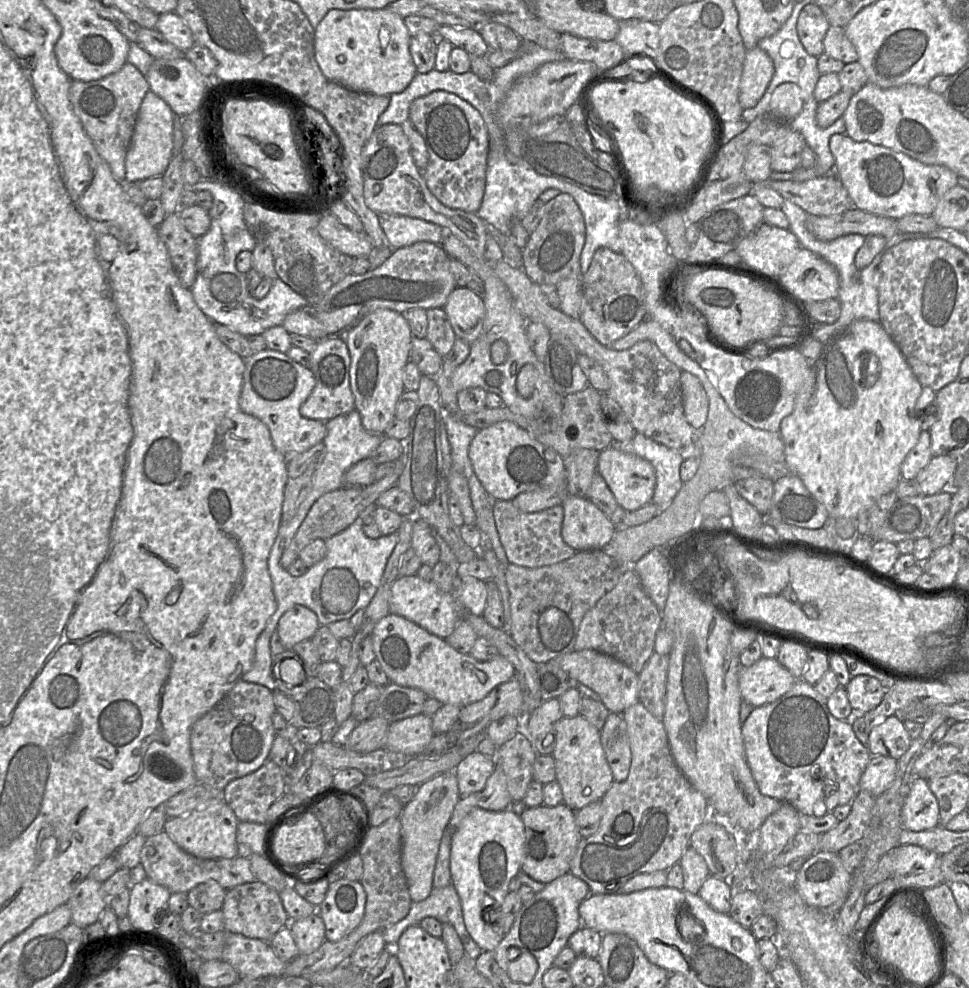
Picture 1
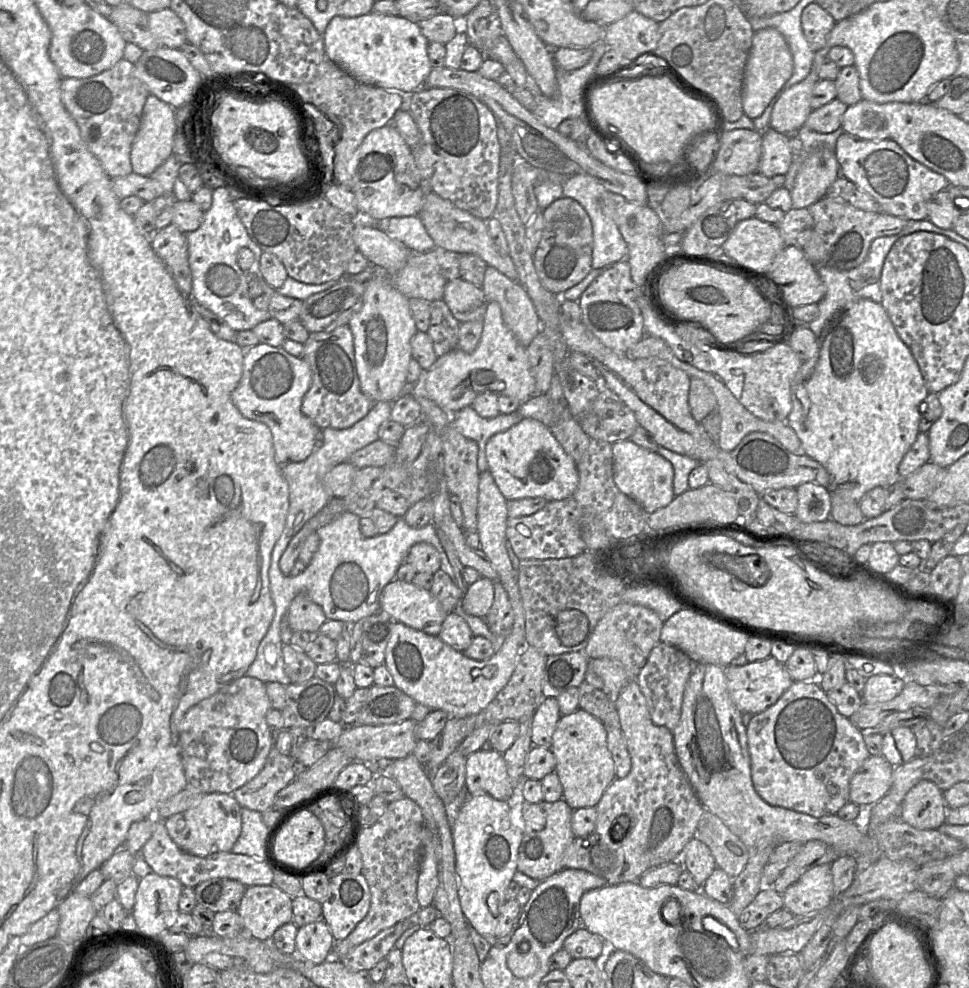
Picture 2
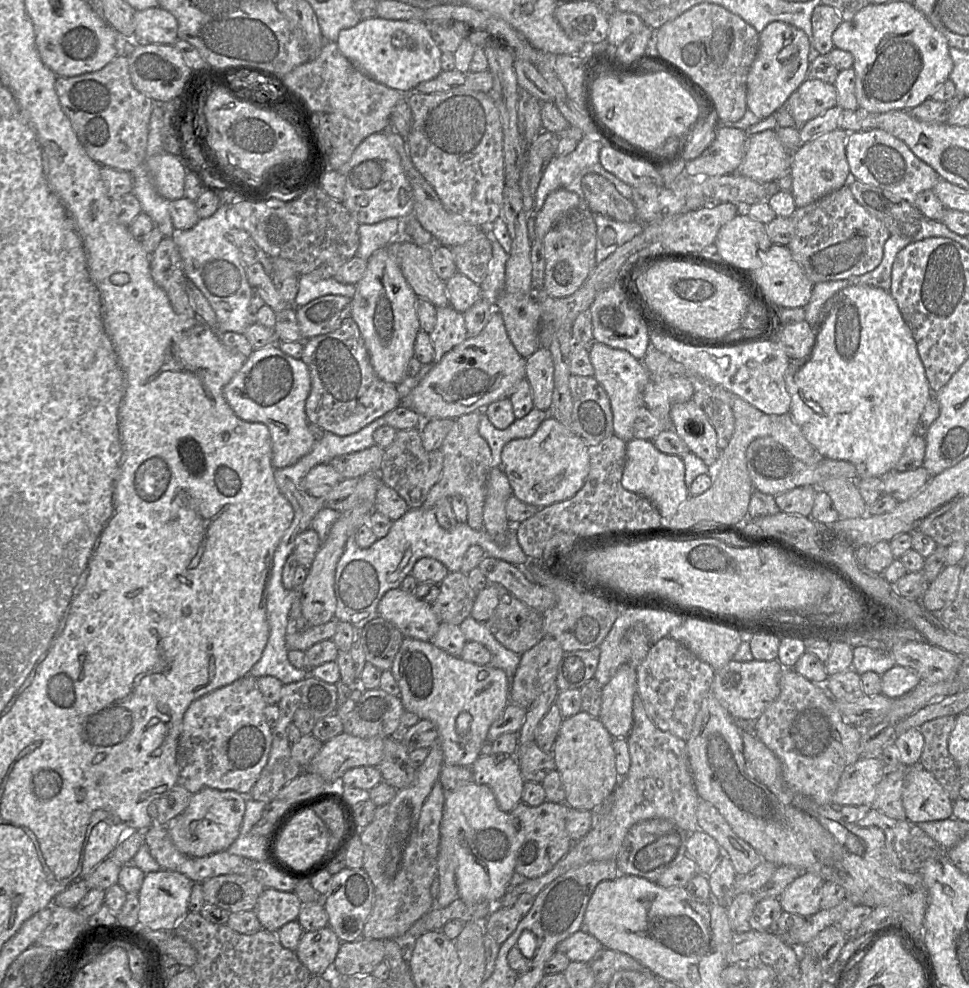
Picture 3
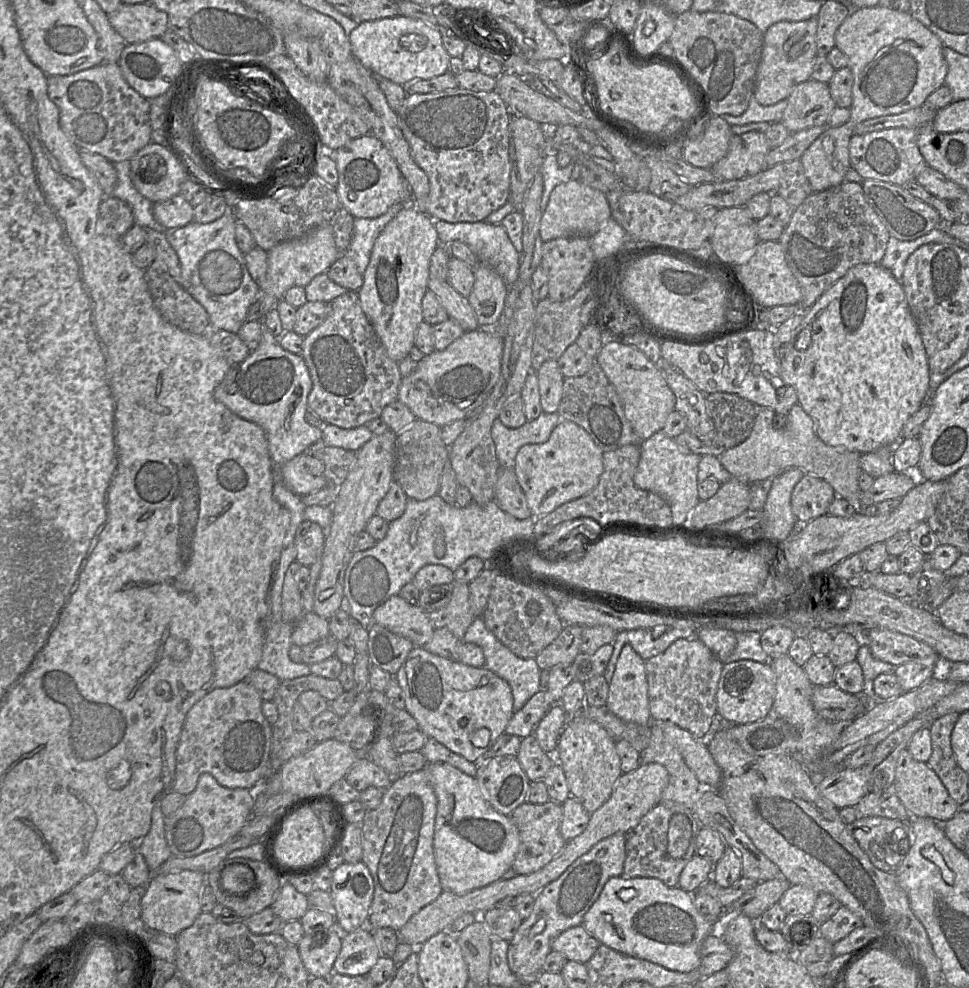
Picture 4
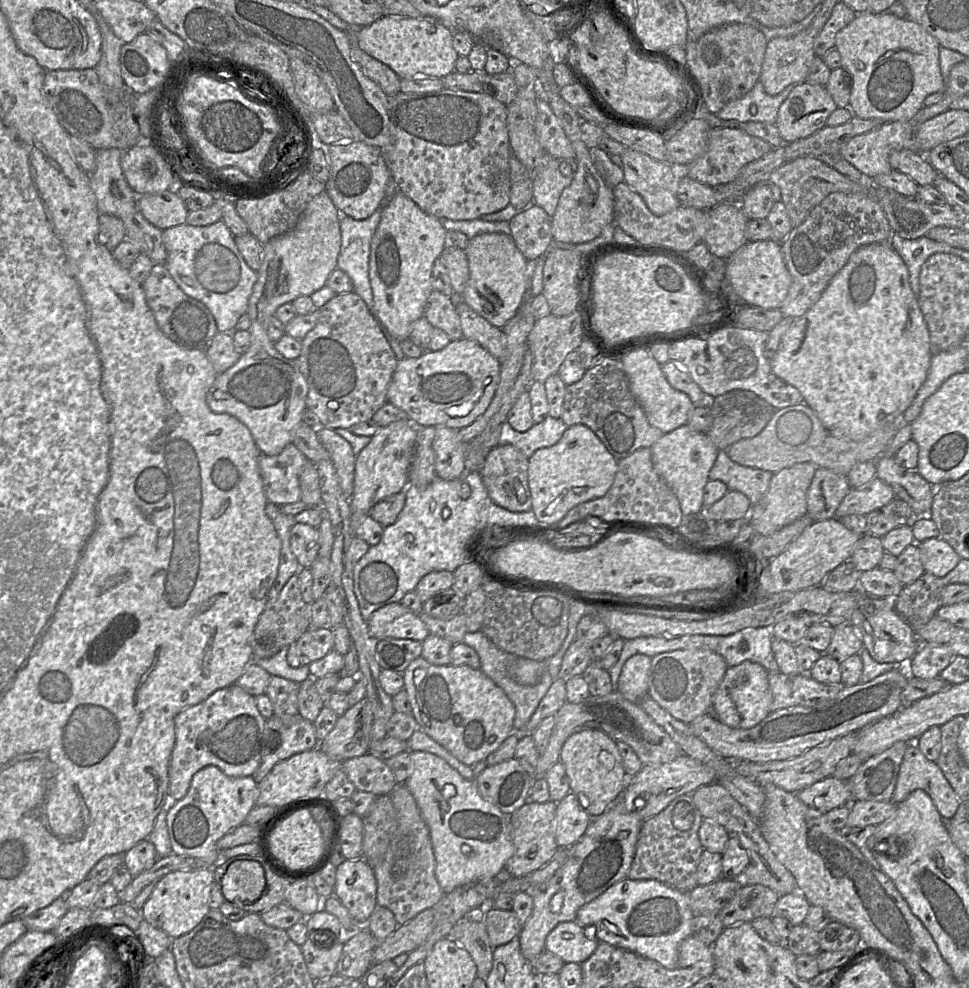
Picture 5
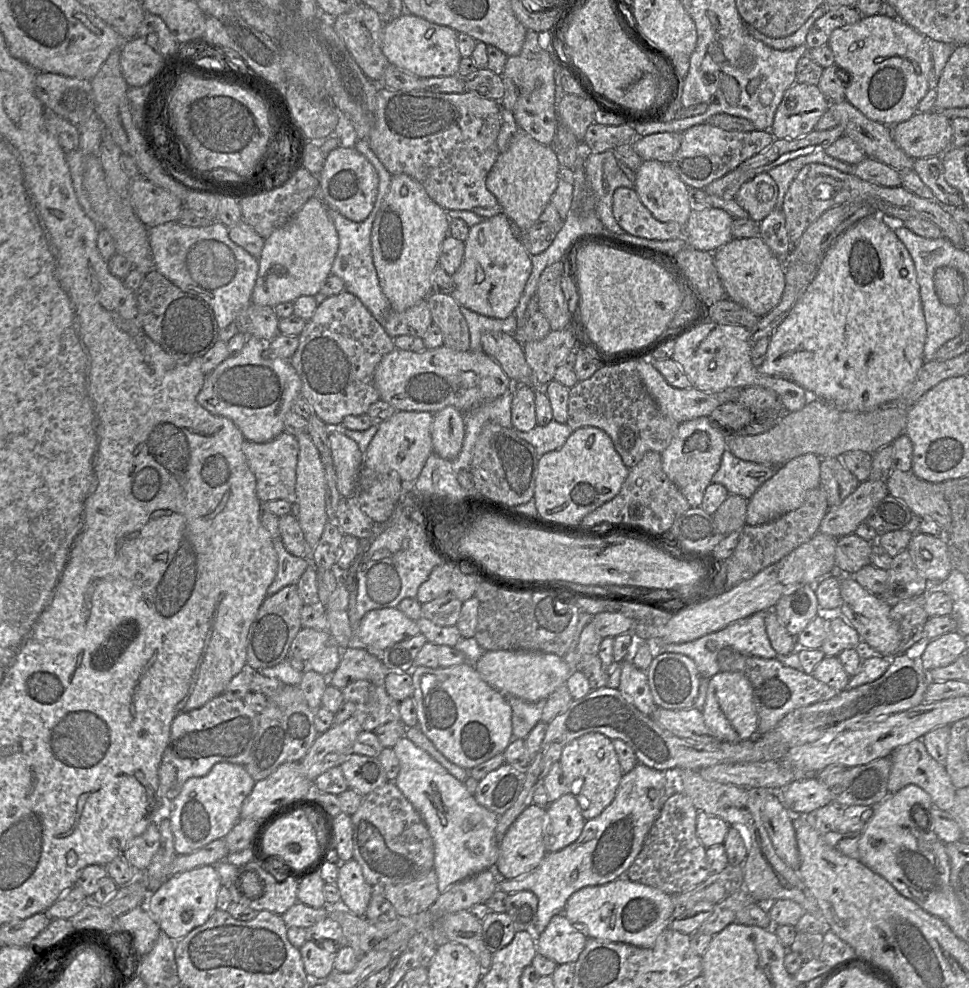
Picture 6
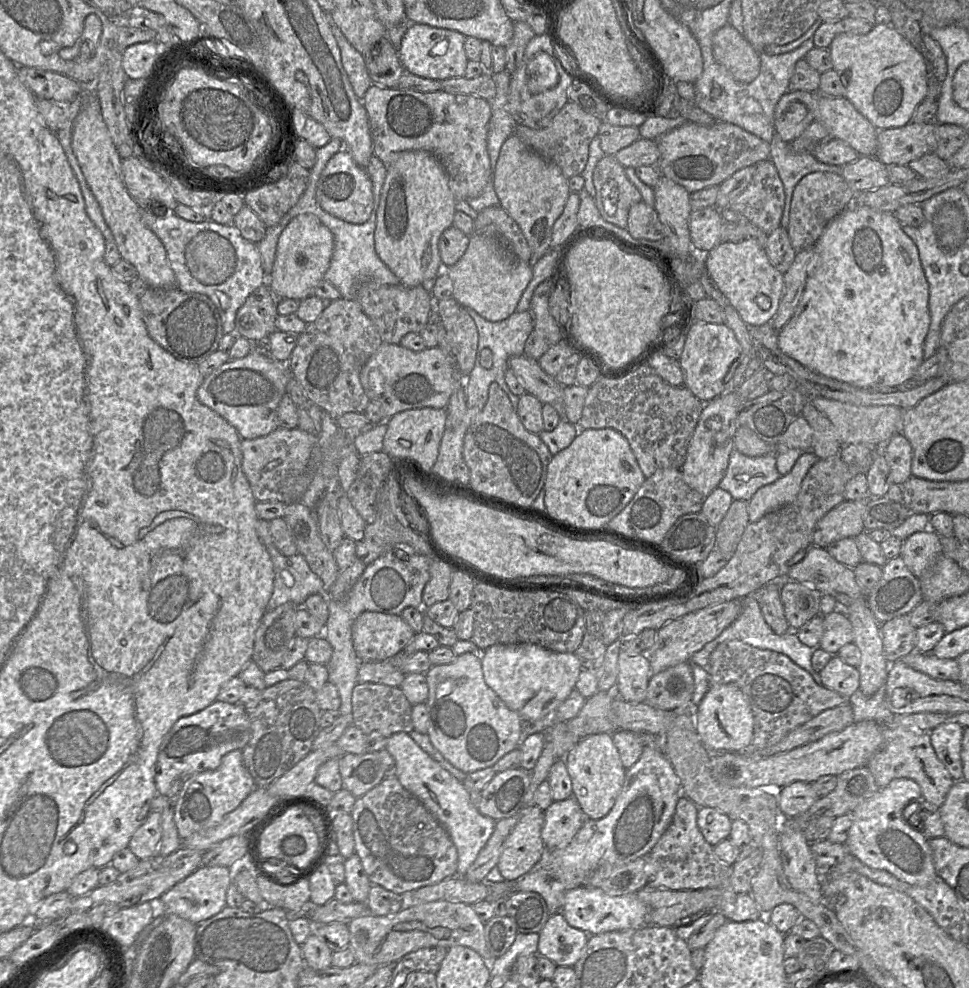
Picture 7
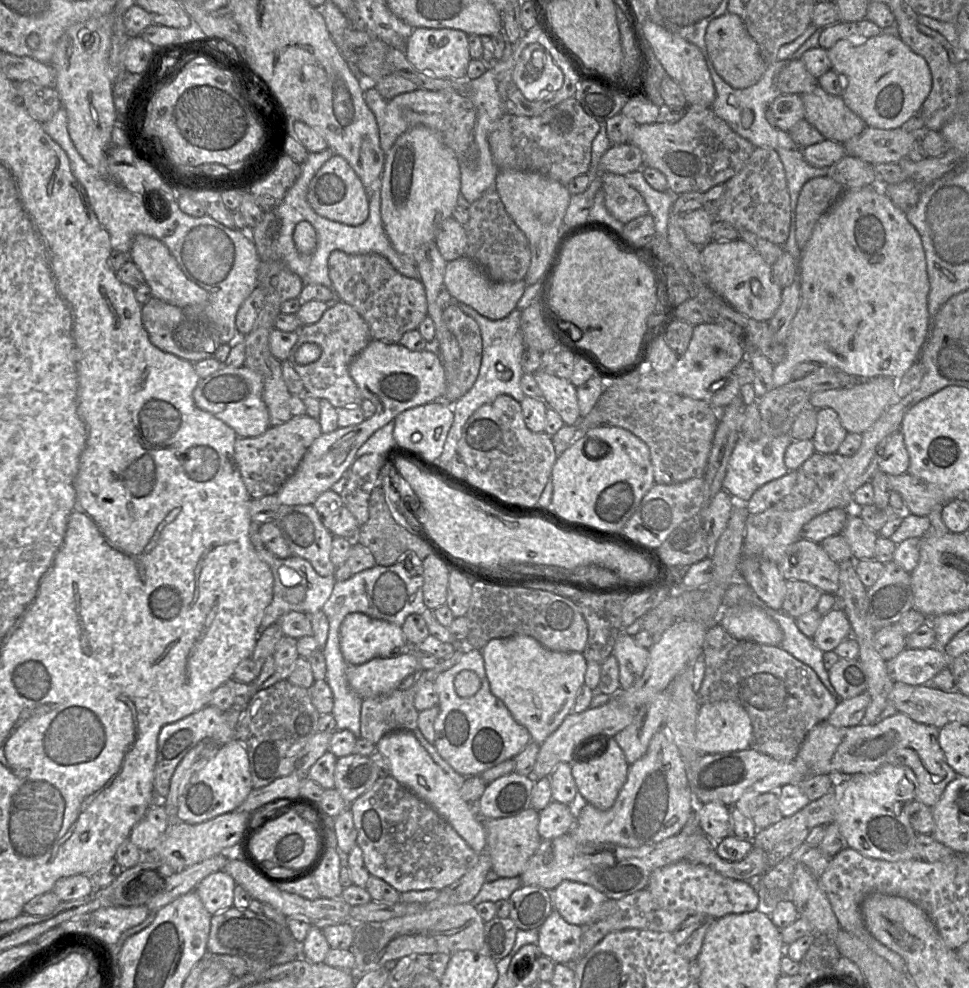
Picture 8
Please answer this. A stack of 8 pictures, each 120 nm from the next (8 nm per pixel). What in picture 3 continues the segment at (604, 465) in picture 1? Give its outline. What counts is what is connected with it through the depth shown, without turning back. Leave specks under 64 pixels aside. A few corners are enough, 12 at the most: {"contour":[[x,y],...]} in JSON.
{"contour":[[651,440],[626,445],[622,486],[663,519],[689,496],[679,456]]}

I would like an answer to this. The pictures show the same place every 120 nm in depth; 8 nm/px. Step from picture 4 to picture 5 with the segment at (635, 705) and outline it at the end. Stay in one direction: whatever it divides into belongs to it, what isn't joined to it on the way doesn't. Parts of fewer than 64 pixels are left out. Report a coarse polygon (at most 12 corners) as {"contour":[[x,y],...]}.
{"contour":[[652,658],[625,662],[617,691],[630,702],[648,695]]}

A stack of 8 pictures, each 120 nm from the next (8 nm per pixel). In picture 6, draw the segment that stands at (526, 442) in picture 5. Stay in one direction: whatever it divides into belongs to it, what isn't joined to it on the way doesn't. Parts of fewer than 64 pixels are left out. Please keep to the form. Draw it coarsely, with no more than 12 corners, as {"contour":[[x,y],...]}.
{"contour":[[554,419],[528,432],[515,429],[539,457],[560,449],[573,430]]}

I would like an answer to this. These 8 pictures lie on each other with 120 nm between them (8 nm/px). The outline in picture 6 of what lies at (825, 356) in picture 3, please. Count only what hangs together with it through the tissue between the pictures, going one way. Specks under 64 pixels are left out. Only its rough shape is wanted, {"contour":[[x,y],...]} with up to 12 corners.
{"contour":[[887,216],[835,239],[761,373],[840,410],[926,362],[914,261]]}

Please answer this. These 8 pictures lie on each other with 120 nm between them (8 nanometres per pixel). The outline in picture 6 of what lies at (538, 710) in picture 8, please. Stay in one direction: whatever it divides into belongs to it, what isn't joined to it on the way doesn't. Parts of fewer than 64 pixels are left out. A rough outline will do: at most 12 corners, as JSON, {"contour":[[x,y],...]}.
{"contour":[[485,651],[474,666],[502,695],[547,699],[572,672],[564,657]]}

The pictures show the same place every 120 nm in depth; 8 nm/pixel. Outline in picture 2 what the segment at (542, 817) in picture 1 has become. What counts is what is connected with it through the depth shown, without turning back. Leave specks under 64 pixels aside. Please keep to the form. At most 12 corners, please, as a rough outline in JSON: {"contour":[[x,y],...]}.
{"contour":[[515,800],[523,817],[517,871],[544,881],[563,869],[573,809]]}

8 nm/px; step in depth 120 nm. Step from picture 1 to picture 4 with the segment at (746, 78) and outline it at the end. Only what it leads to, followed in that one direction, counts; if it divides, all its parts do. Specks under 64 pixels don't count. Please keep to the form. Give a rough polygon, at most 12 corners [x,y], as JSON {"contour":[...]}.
{"contour":[[817,17],[764,32],[753,91],[760,105],[811,79]]}

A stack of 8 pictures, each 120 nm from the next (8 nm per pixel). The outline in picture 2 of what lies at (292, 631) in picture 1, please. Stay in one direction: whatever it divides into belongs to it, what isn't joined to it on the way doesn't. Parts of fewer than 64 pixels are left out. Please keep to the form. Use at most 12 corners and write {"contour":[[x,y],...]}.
{"contour":[[300,593],[288,608],[292,631],[317,634],[327,620]]}

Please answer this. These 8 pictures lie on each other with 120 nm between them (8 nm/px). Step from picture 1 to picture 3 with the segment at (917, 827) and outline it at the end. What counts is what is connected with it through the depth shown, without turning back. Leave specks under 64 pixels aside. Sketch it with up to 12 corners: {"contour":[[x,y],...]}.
{"contour":[[919,762],[902,802],[915,824],[953,816],[953,800]]}

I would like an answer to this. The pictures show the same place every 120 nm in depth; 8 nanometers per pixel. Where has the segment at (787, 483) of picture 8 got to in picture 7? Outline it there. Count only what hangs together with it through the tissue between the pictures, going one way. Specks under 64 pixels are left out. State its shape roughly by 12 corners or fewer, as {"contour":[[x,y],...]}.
{"contour":[[804,451],[791,471],[759,488],[749,522],[794,502],[819,460]]}

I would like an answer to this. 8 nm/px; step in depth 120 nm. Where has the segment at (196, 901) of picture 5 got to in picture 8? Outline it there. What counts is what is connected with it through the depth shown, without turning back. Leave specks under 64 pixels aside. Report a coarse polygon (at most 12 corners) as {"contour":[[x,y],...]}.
{"contour":[[209,874],[195,887],[215,915],[233,906],[234,879]]}

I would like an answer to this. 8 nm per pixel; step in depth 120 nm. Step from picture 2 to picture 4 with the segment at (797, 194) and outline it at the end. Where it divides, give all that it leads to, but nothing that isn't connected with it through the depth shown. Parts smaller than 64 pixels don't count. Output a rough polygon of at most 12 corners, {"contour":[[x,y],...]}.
{"contour":[[855,122],[827,128],[800,157],[812,193],[845,181]]}

